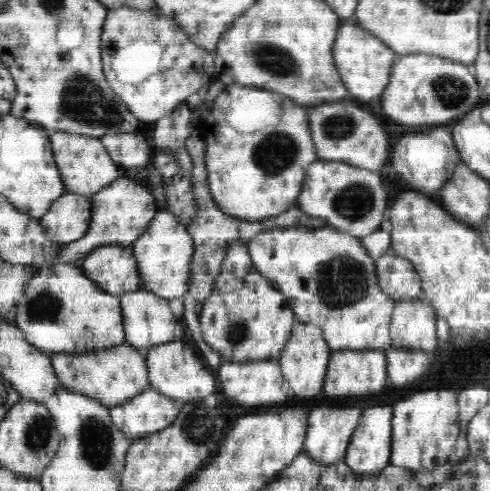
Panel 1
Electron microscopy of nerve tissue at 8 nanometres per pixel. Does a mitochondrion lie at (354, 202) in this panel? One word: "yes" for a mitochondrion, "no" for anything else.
yes

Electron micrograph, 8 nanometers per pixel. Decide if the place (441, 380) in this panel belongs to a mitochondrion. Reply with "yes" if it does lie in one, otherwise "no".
no

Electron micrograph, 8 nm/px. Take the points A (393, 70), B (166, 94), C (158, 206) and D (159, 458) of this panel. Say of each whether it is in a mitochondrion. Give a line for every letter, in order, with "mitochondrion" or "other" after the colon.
A: other
B: other
C: other
D: other

